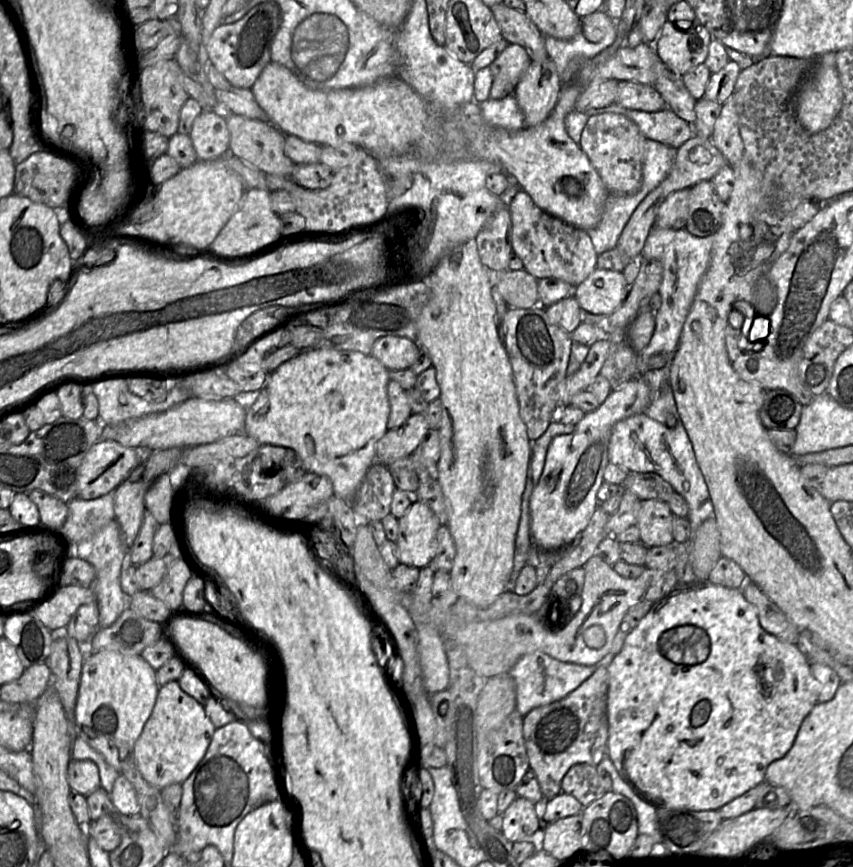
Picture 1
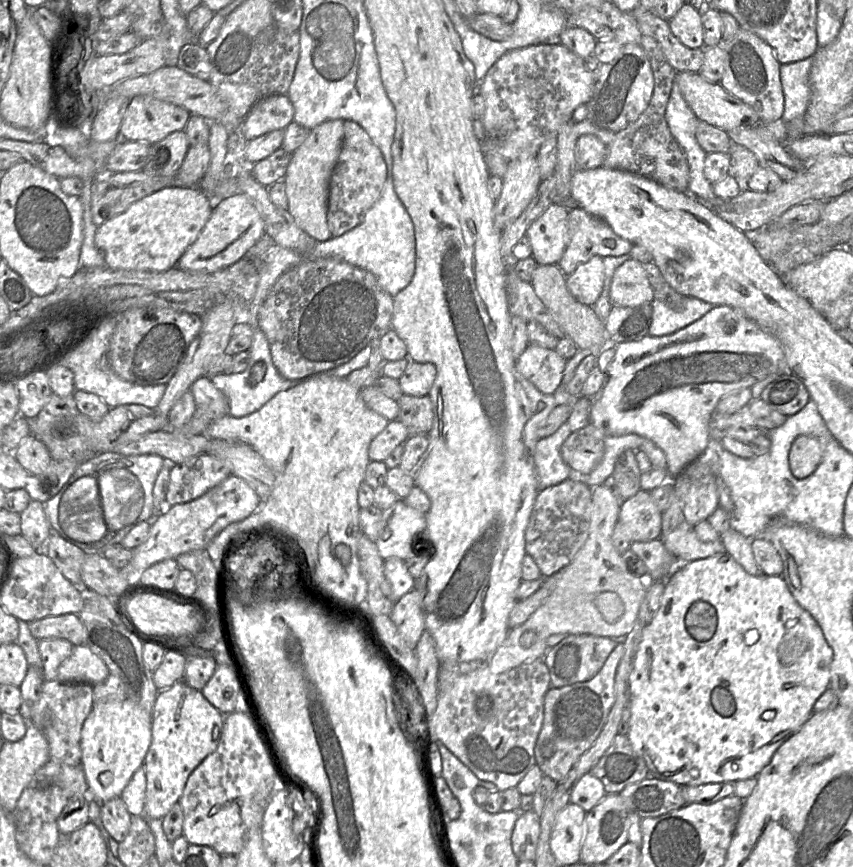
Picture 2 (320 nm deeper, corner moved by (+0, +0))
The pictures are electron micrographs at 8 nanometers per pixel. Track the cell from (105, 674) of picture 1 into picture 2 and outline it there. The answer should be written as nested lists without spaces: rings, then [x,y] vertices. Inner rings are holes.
[[[131,700],[95,704],[81,731],[81,767],[88,784],[88,795],[101,803],[121,797],[134,773],[142,767],[152,741],[152,713]]]

